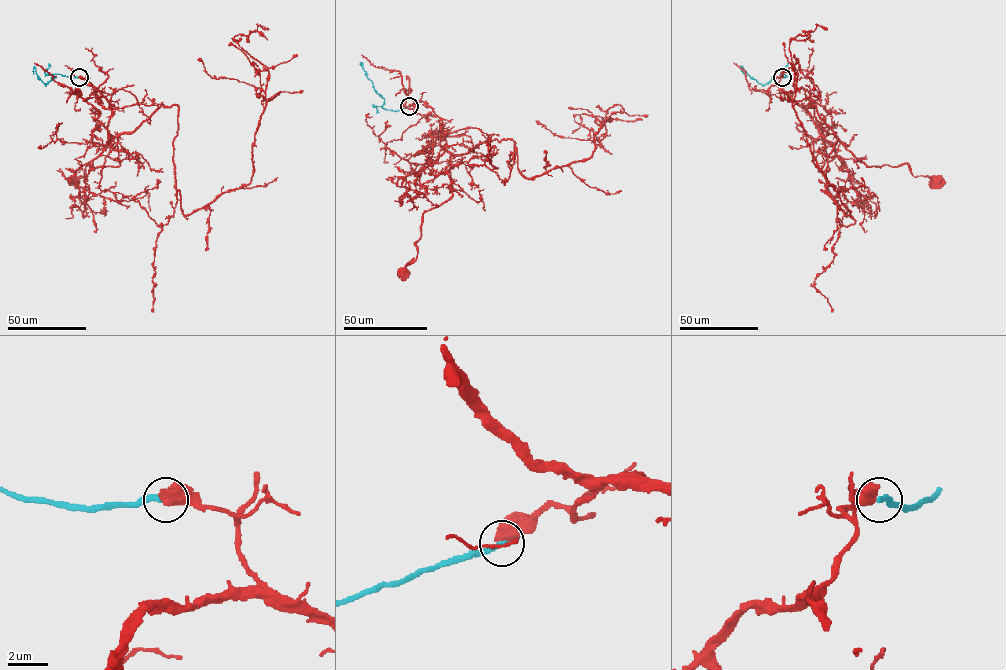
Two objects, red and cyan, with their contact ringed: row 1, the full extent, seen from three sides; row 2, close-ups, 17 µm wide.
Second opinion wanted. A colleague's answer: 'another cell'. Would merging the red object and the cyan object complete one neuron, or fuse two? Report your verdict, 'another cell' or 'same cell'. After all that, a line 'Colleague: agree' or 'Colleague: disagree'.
another cell
Colleague: agree

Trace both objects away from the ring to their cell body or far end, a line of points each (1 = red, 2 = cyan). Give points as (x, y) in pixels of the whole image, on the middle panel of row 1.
1: (409, 106), (424, 101), (442, 122), (440, 144), (450, 155), (452, 195), (423, 214), (417, 258), (405, 272)
2: (409, 106), (396, 111), (382, 108), (384, 99), (374, 88), (361, 65)

